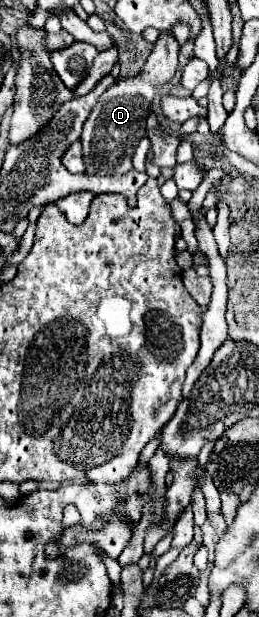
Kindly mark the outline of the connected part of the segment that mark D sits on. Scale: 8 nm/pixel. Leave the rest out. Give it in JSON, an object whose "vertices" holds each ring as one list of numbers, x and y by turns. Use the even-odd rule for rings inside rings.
{"vertices":[[163,31,147,57,143,73,139,77,123,79,111,85,93,107,91,117,83,125,81,145,83,145,83,161,87,165,87,175,123,175,131,171,131,155,137,143,145,137,147,117,151,113,151,101,155,97,155,89,173,79,177,69,179,43,171,31]]}

